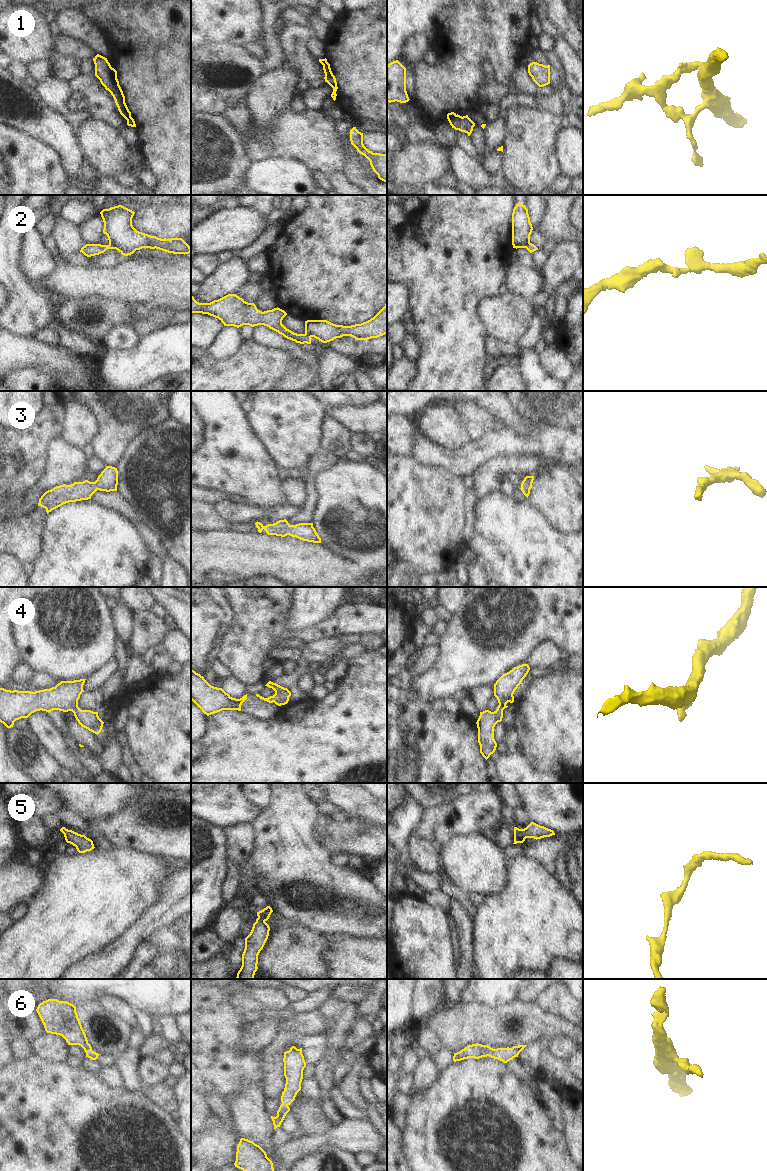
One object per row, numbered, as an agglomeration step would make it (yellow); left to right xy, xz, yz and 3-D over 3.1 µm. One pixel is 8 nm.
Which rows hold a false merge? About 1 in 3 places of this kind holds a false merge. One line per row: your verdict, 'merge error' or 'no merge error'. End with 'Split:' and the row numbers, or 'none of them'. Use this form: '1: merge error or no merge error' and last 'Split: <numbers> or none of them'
1: merge error
2: merge error
3: no merge error
4: no merge error
5: no merge error
6: no merge error
Split: 1, 2

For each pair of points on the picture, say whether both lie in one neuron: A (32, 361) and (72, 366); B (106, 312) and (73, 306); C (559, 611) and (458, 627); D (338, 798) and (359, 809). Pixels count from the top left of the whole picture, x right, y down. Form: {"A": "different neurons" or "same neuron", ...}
{"A": "same neuron", "B": "same neuron", "C": "same neuron", "D": "same neuron"}

